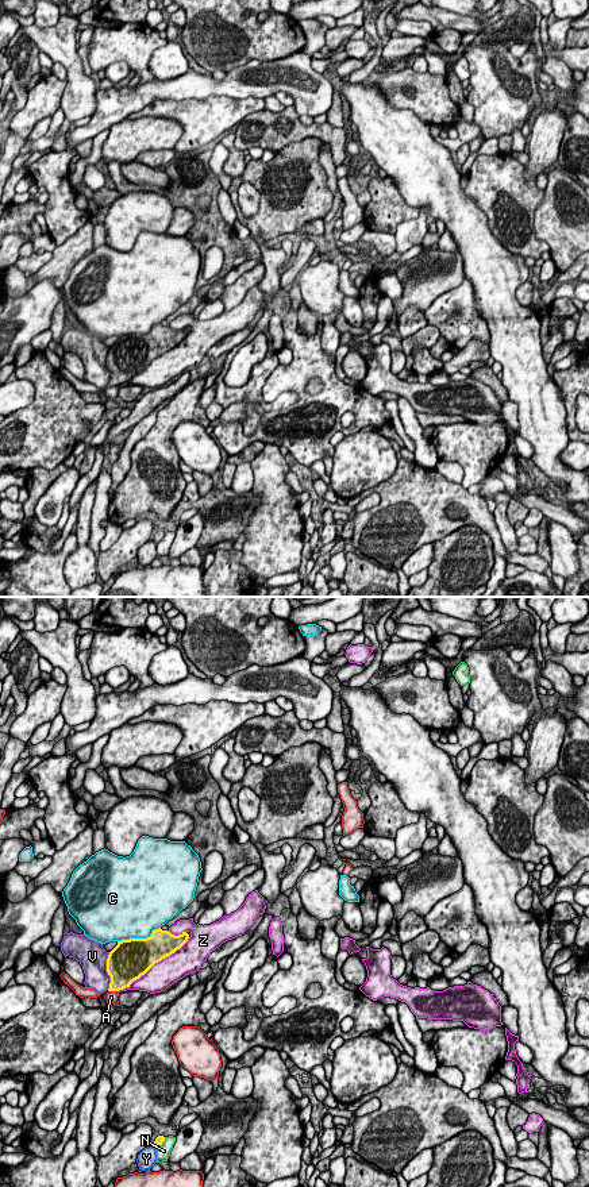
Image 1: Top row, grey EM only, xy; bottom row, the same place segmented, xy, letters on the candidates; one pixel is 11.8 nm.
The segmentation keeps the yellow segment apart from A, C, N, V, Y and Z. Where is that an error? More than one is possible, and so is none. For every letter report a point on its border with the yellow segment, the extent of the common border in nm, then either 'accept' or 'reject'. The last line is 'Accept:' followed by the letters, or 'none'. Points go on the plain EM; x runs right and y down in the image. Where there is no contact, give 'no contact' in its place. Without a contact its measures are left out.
A: contact xy (114, 385); length 100 nm; reject
C: contact xy (138, 334); length 550 nm; reject
N: contact xy (162, 536); length 180 nm; reject
V: contact xy (107, 366); length 440 nm; reject
Y: contact xy (154, 540); length 70 nm; reject
Z: contact xy (153, 359); length 1100 nm; reject
Accept: none

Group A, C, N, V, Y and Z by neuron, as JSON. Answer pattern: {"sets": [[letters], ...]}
{"sets": [["A"], ["C"], ["N"], ["V"], ["Y"], ["Z"]]}

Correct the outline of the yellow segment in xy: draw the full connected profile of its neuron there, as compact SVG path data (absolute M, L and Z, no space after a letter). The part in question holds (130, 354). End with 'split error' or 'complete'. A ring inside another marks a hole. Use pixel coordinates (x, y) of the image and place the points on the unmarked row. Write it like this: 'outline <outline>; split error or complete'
outline M155 324L147 334L118 336L107 354L107 367L111 371L108 386L119 386L145 370L155 358L180 344L189 334L186 327L178 331Z; complete

